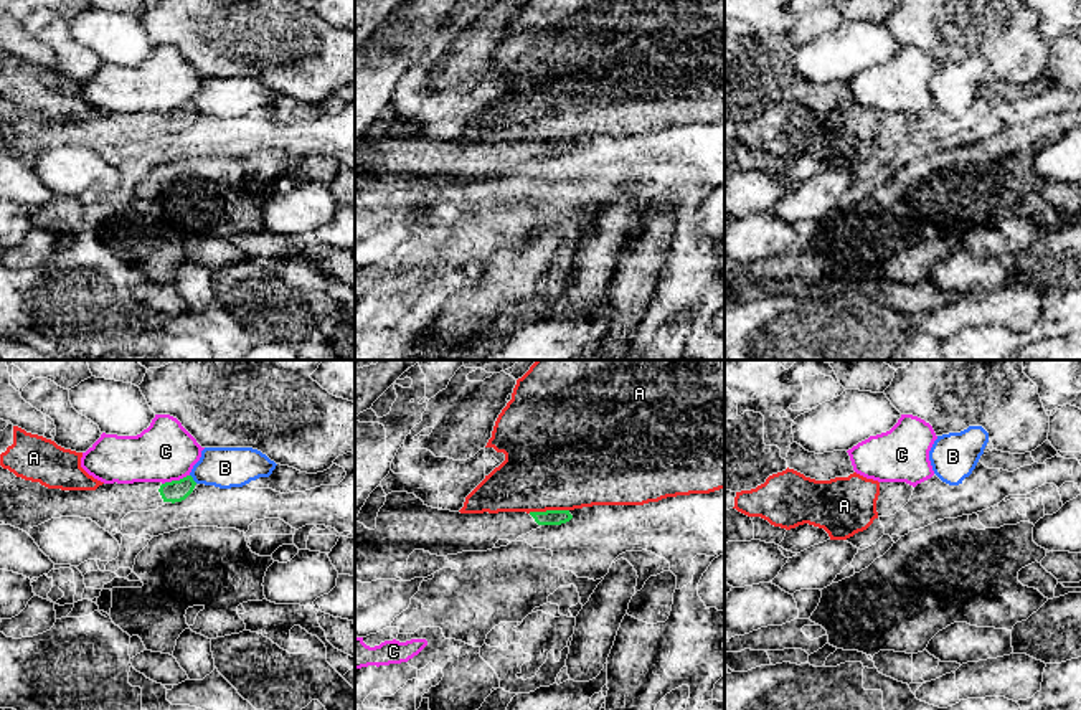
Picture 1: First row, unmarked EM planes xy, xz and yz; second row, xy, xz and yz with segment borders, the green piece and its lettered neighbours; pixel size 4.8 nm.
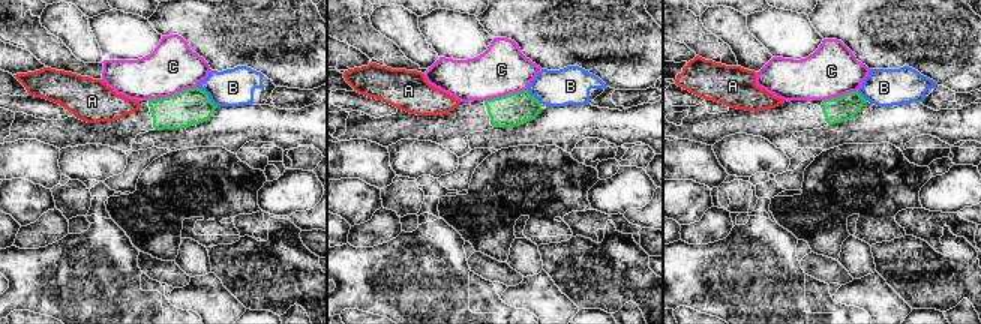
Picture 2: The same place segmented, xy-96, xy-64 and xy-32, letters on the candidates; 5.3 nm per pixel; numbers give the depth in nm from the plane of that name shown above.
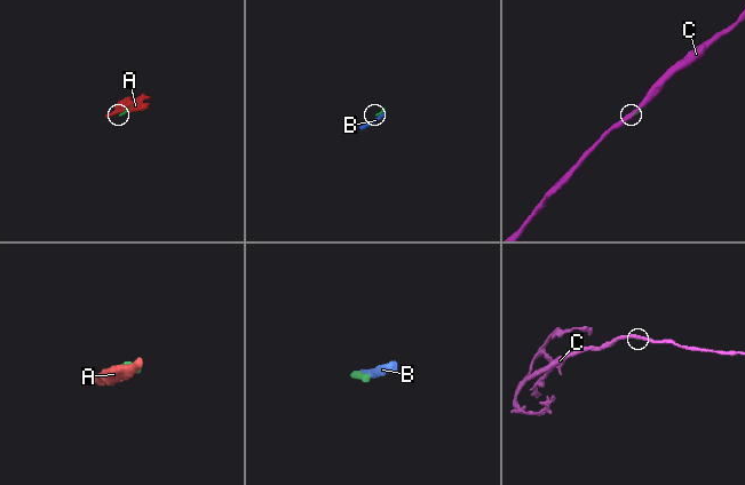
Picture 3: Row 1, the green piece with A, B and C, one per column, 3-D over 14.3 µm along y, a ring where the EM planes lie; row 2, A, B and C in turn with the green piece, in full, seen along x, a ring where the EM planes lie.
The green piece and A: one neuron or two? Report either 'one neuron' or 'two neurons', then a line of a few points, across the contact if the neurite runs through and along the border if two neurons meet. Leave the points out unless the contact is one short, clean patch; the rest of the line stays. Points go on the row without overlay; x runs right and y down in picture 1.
two neurons

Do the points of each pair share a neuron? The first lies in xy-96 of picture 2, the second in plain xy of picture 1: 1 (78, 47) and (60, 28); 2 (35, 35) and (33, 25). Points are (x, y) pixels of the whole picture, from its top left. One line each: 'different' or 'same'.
1: same
2: different

